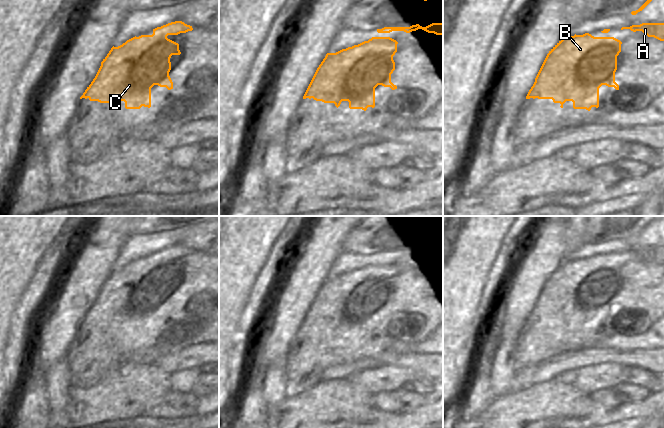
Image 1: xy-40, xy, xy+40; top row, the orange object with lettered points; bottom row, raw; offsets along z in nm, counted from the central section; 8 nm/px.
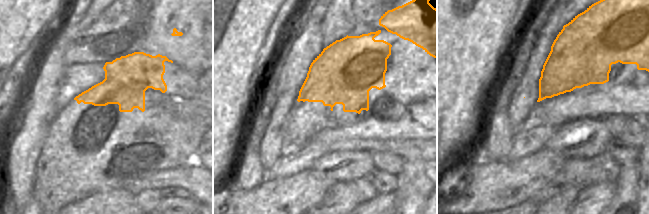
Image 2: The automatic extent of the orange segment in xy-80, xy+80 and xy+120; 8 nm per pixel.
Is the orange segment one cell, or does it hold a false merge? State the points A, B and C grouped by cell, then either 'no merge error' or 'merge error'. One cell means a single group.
A B C | no merge error

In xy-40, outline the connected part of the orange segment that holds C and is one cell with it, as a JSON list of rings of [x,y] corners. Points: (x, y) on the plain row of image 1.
[[[175,245],[153,253],[152,259],[135,260],[118,271],[113,270],[80,323],[88,322],[90,325],[110,327],[113,332],[118,325],[124,325],[126,333],[140,333],[142,330],[150,332],[151,312],[154,309],[173,313],[173,306],[169,300],[170,282],[172,279],[180,279],[181,276],[179,268],[167,260],[192,254],[192,250]]]

